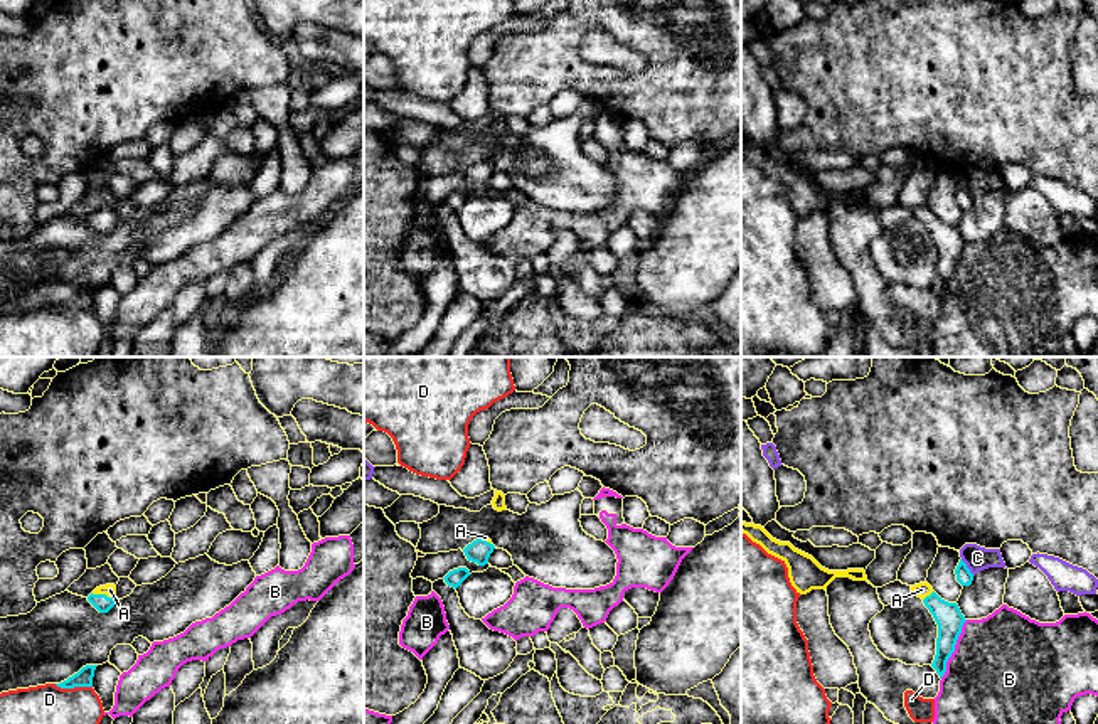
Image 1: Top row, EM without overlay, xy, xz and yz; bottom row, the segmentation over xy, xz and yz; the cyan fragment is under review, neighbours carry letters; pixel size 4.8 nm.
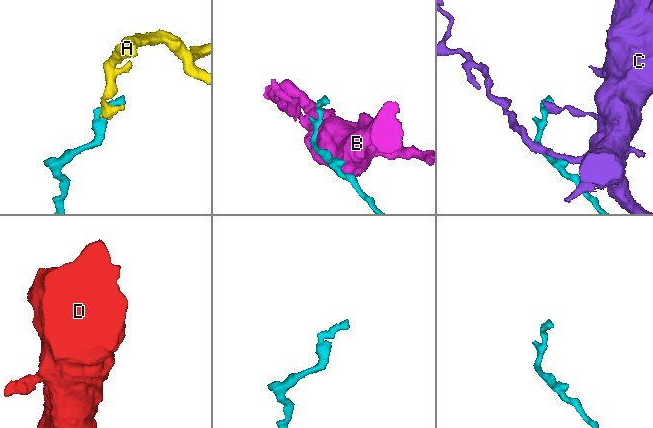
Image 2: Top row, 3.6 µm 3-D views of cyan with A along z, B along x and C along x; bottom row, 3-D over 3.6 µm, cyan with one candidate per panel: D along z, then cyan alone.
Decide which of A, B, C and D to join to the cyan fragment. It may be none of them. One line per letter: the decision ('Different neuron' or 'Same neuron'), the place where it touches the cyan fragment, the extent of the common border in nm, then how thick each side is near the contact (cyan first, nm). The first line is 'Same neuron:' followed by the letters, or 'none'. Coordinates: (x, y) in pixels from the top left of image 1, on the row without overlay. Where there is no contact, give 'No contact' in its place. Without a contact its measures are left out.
Same neuron: A
A: Same neuron. Touches cyan at xy (103, 218). Shared border 120 nm. Thickness 80 nm (cyan) against 60 nm
B: Different neuron. Touches cyan at yz (954, 271). Shared border 300 nm. Thickness 130 nm (cyan) against 500 nm
C: Different neuron. Touches cyan at yz (967, 191). Shared border 100 nm. Thickness 80 nm (cyan) against 120 nm
D: Different neuron. Touches cyan at xy (73, 310). Shared border 180 nm. Thickness 80 nm (cyan) against 460 nm

